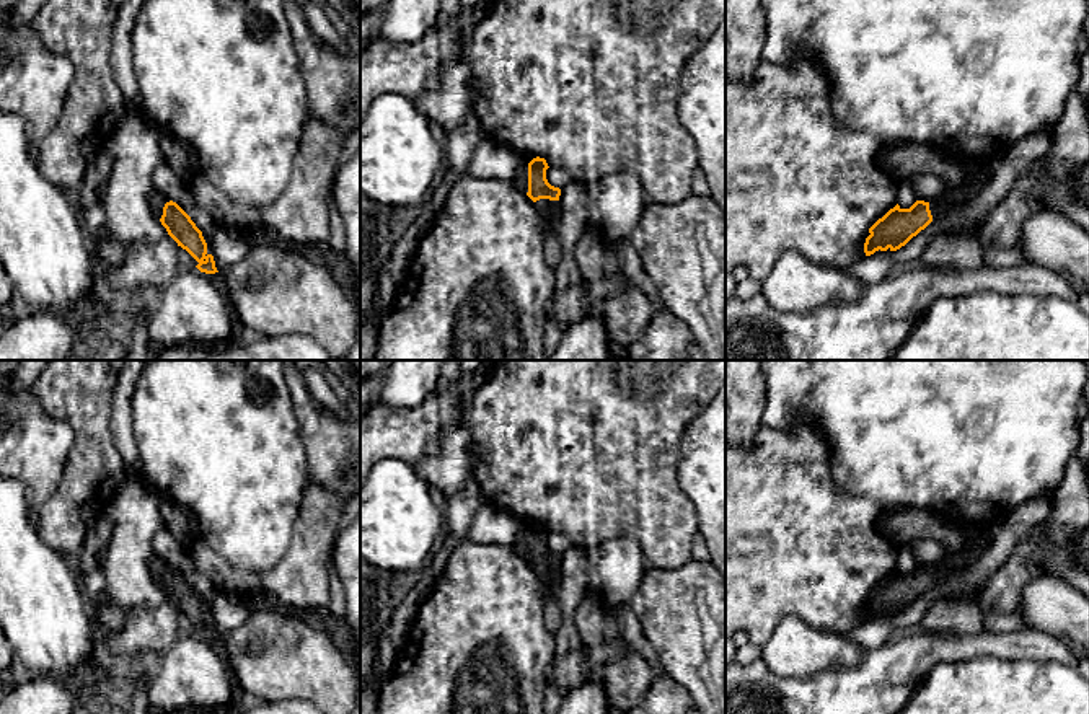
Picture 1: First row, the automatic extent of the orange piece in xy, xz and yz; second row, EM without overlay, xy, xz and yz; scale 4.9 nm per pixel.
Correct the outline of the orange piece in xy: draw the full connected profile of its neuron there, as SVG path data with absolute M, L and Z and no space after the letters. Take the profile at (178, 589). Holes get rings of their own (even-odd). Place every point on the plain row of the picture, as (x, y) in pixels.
M153 554L150 561L150 572L153 580L161 587L178 611L186 615L199 628L196 632L201 637L218 637L214 621L207 618L207 608L202 597L176 567Z

